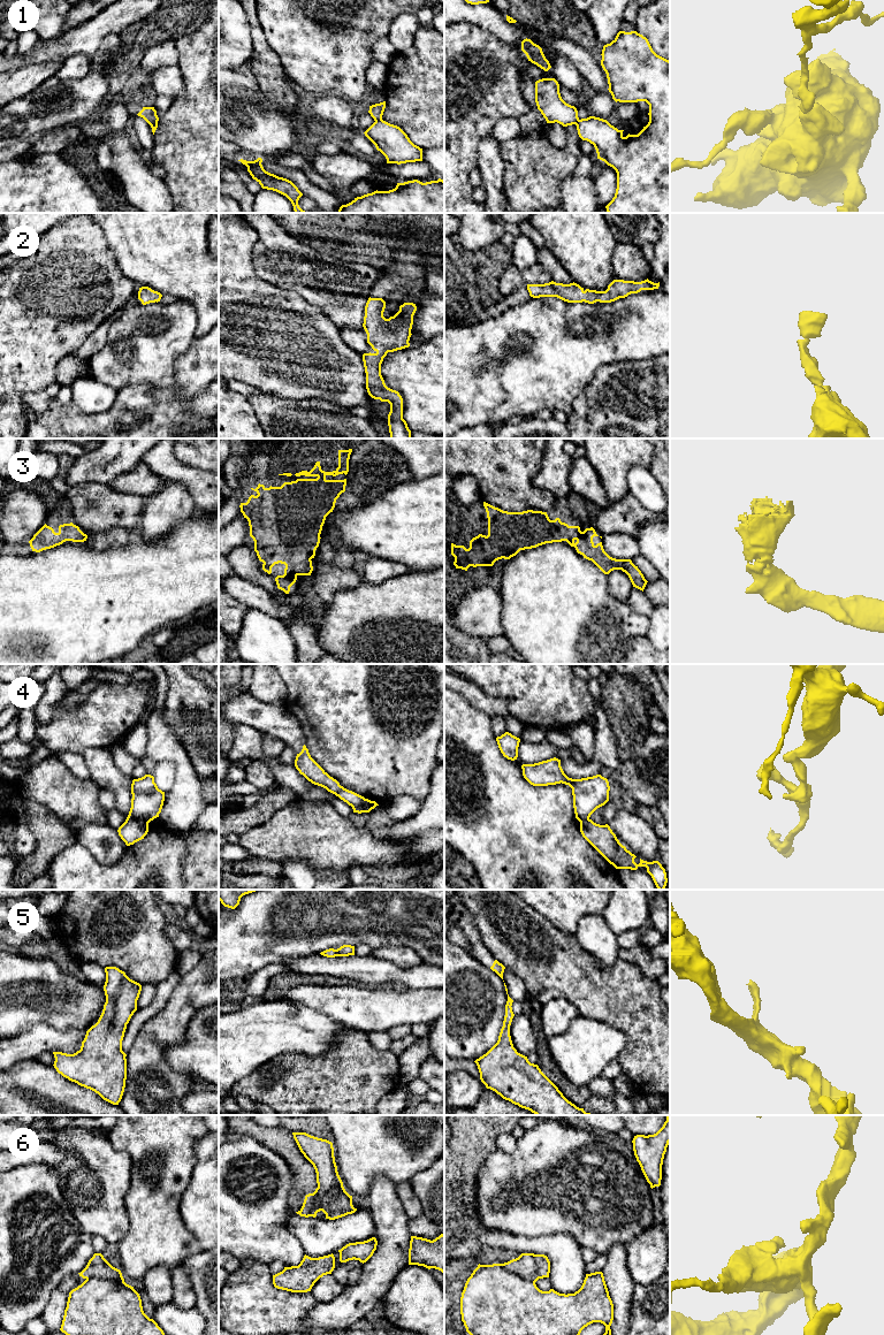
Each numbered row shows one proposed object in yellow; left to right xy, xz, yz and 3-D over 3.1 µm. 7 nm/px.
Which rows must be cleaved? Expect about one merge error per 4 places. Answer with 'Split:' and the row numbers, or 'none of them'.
Split: 1, 4, 6

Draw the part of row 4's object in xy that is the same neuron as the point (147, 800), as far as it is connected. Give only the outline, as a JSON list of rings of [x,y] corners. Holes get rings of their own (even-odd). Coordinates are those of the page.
[[[145,775],[131,784],[131,808],[129,814],[139,821],[150,823],[161,813],[165,792],[158,788],[154,777]]]

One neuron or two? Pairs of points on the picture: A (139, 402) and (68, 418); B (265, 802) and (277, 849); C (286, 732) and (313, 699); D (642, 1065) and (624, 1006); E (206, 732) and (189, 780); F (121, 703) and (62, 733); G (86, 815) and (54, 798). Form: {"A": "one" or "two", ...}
{"A": "one", "B": "two", "C": "two", "D": "one", "E": "two", "F": "one", "G": "one"}

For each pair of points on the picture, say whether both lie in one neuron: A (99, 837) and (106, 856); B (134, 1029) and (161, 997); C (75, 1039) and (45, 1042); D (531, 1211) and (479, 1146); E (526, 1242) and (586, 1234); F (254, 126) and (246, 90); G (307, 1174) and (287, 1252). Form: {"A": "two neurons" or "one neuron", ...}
{"A": "one neuron", "B": "one neuron", "C": "one neuron", "D": "two neurons", "E": "two neurons", "F": "one neuron", "G": "two neurons"}

